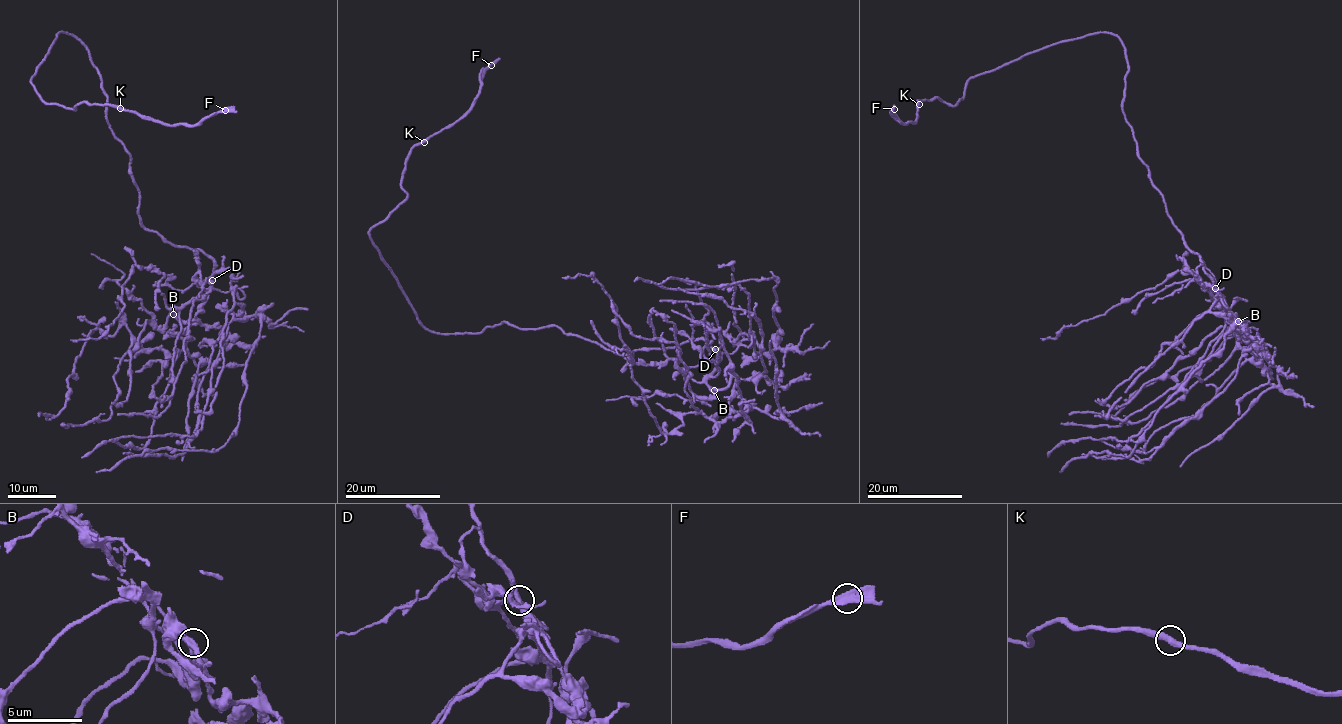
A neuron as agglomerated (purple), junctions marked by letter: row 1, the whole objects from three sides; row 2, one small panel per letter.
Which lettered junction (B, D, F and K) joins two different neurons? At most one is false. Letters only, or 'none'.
none

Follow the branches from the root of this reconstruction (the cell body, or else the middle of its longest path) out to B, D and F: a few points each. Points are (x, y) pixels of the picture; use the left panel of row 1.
B: (138, 208), (145, 228), (176, 246), (202, 250), (213, 261), (208, 292), (171, 309), (173, 314)
D: (138, 208), (139, 218), (145, 228), (155, 231), (176, 246), (204, 252), (213, 261), (213, 280)
F: (138, 208), (101, 74), (78, 37), (57, 34), (31, 79), (48, 103), (113, 105), (170, 125), (225, 110)

